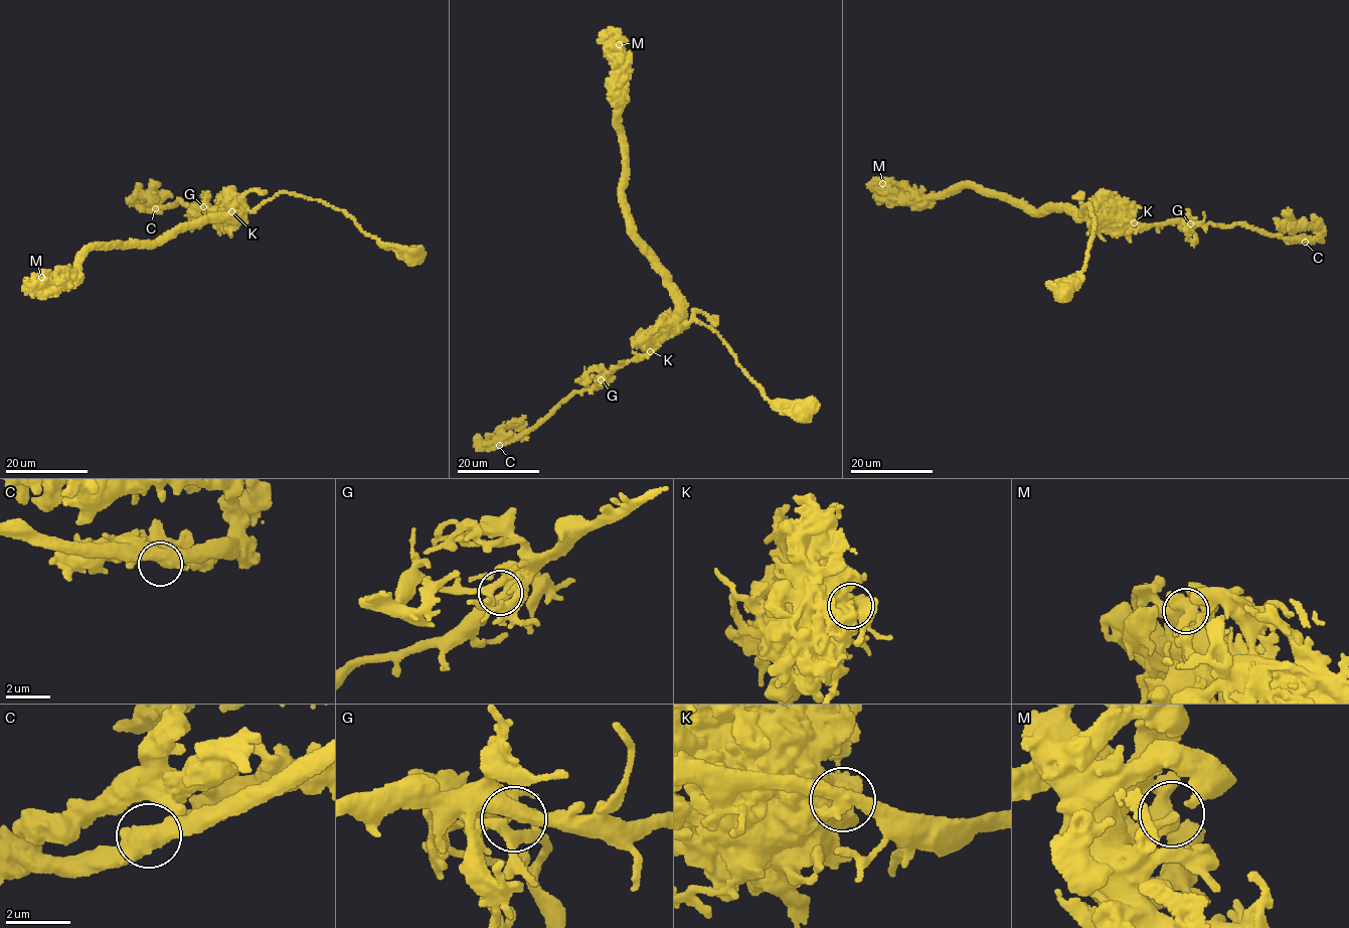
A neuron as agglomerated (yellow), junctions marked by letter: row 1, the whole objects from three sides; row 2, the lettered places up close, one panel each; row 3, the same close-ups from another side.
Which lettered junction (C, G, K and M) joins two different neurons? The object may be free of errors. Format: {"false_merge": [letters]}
{"false_merge": ["K"]}

